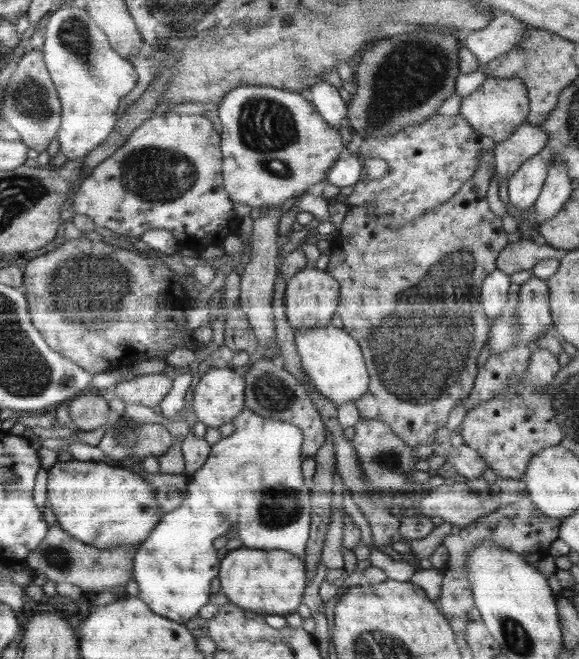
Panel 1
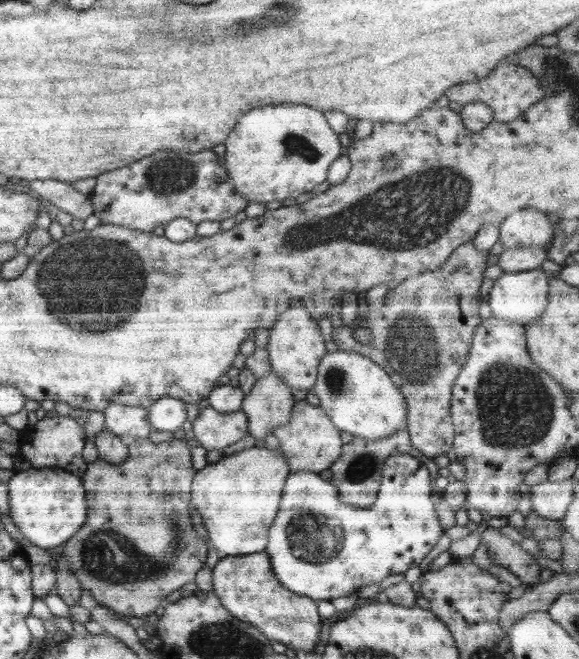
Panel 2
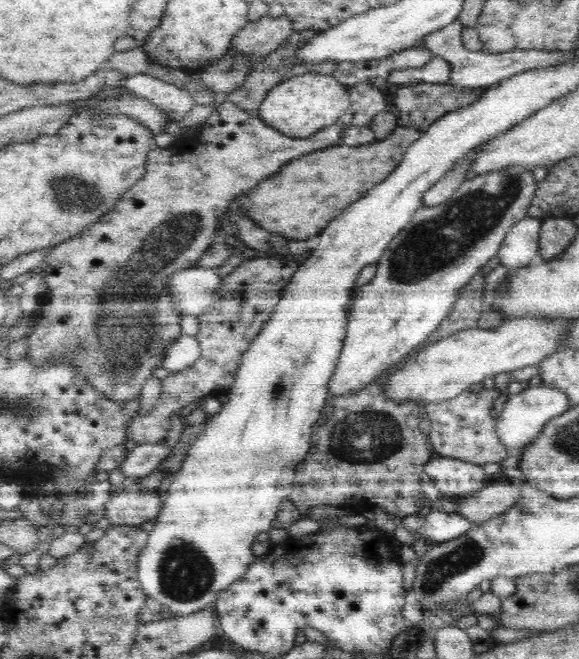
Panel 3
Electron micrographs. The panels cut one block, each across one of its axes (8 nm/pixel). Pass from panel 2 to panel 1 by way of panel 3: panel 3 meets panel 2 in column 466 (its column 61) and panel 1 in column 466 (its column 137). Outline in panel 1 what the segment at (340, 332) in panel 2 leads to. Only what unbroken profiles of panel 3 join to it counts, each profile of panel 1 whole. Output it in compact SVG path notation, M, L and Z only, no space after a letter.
M482 151L481 154L478 154L478 157L480 157L480 160L478 160L476 172L470 176L470 180L466 180L462 184L462 188L450 200L437 204L436 208L425 212L418 218L414 218L413 221L402 224L402 226L380 226L378 218L370 216L364 206L354 206L344 216L338 236L334 237L330 243L330 263L325 272L336 279L338 286L340 286L337 307L338 318L342 318L342 326L346 334L350 338L354 338L358 346L360 346L369 374L368 390L354 404L358 407L360 419L374 419L386 423L394 434L397 434L411 447L432 444L435 440L436 430L445 426L452 410L459 403L468 399L478 374L478 354L480 354L482 347L485 346L489 335L490 318L484 313L480 302L481 286L488 274L497 270L496 259L498 258L498 253L508 244L508 237L506 231L502 228L501 218L490 210L486 199L486 192L488 192L490 180L492 180L495 172L495 154Z

